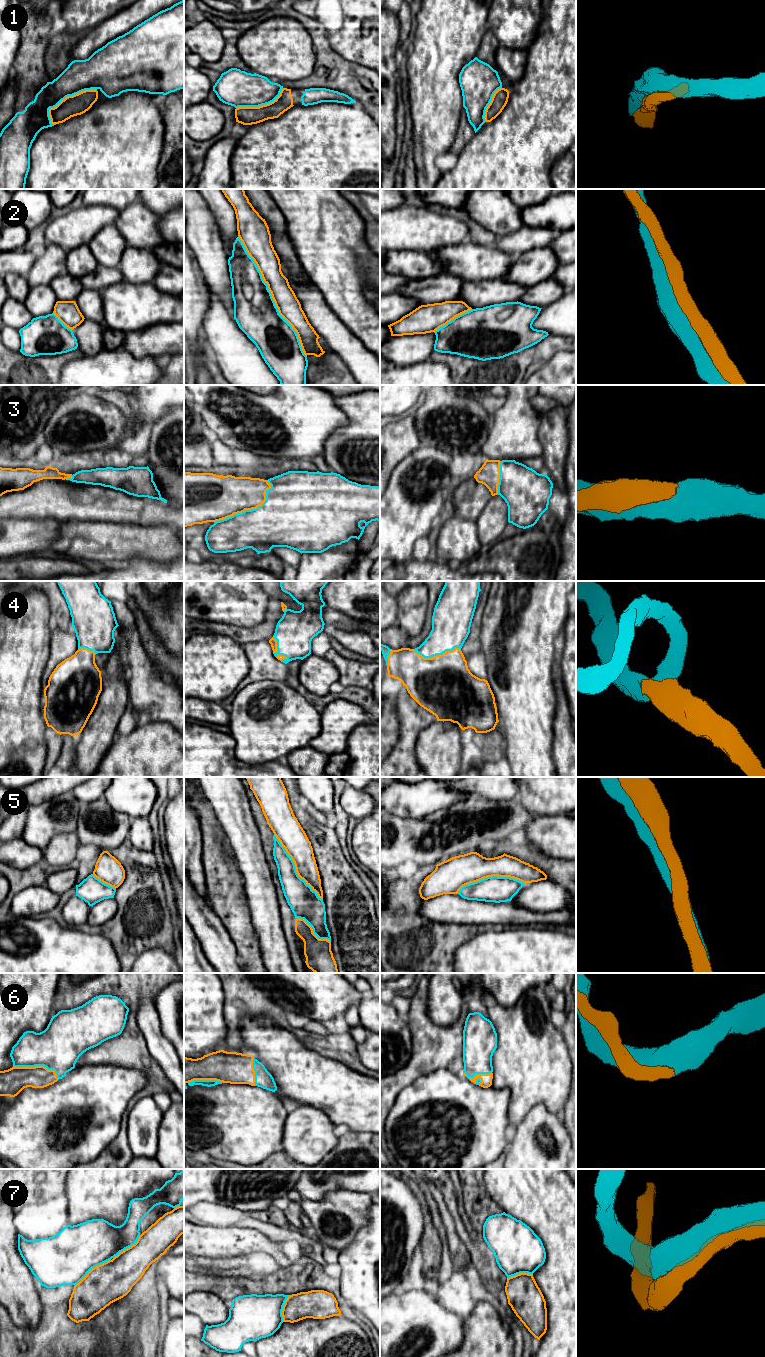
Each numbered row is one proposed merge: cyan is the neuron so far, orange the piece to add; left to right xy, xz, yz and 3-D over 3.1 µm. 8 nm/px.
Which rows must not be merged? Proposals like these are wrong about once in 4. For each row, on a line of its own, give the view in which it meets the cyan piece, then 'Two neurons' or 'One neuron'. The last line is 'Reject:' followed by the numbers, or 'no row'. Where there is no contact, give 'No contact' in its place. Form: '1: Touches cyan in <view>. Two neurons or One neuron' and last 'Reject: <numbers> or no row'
1: Touches cyan in xy. One neuron
2: Touches cyan in xz. Two neurons
3: Touches cyan in xz. One neuron
4: Touches cyan in yz. One neuron
5: Touches cyan in xz. Two neurons
6: Touches cyan in xy. One neuron
7: Touches cyan in xy. One neuron
Reject: 2, 5

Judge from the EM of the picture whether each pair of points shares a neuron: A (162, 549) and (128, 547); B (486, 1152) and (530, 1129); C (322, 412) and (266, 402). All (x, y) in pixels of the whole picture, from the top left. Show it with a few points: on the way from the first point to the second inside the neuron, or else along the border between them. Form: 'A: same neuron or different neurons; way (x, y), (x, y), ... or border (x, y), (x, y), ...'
A: same neuron; way (154, 547), (136, 547)
B: different neurons; border (510, 1133), (509, 1145), (506, 1148)
C: same neuron; way (308, 412), (280, 412)

